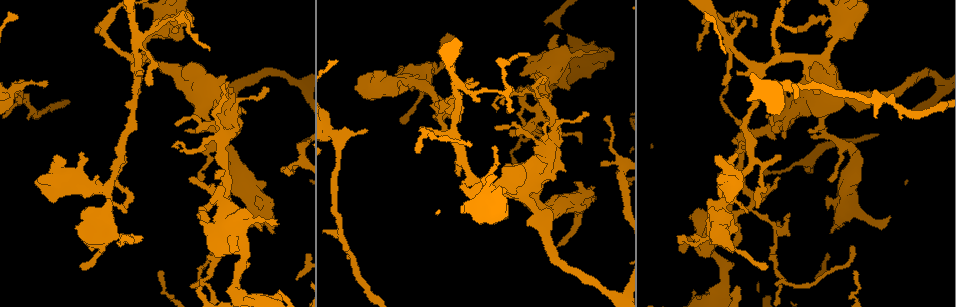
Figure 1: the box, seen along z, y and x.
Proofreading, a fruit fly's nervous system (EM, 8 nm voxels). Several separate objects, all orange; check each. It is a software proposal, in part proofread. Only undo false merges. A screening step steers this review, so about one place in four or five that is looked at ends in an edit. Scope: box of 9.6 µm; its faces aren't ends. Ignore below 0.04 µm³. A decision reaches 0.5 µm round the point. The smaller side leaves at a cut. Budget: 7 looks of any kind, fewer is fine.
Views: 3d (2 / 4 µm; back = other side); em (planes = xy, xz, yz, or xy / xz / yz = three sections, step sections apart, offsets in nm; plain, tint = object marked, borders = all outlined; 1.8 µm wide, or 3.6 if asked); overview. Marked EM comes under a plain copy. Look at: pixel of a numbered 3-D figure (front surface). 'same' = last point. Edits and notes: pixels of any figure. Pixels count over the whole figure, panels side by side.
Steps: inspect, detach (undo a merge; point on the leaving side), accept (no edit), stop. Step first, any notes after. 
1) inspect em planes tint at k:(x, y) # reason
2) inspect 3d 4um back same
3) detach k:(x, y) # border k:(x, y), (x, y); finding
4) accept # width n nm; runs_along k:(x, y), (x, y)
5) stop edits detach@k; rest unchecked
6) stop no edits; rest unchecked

inspect 3d 4um at 1:(226, 182) # arms part here

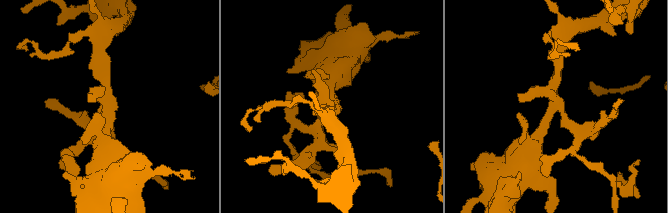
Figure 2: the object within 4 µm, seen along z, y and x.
inspect em yz step 16 tint at 2:(328, 102) # now the EM

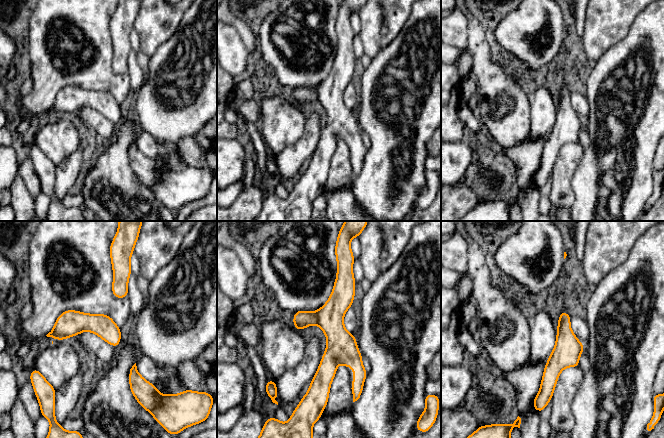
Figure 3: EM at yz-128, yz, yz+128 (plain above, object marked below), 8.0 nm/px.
accept # width 130 nm; runs_along 3:(340, 274), (324, 393); all the same cell

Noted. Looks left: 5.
inspect 3d 2um back at 1:(106, 187) # sharp bend

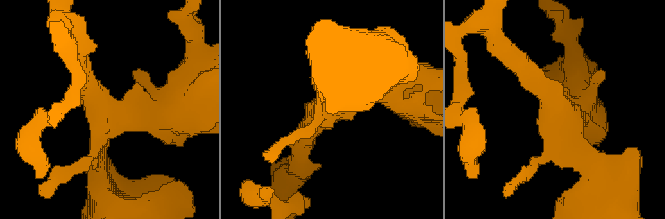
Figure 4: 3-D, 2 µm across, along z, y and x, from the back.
inspect em 3.6um xy step 16 tint at 4:(555, 116) # now the EM

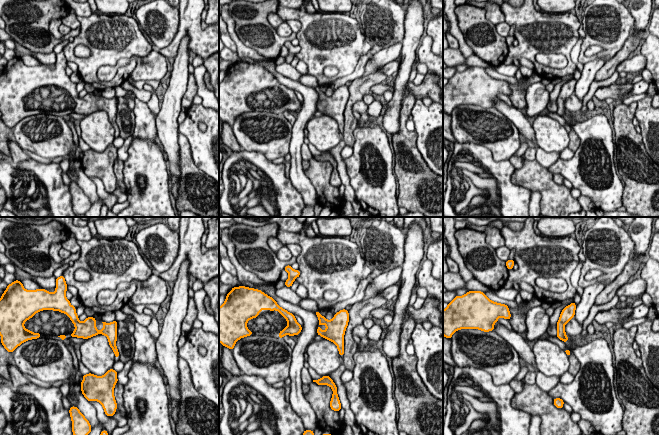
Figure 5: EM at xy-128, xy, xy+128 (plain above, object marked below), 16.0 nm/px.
inspect em 3.6um xz step 8 tint same

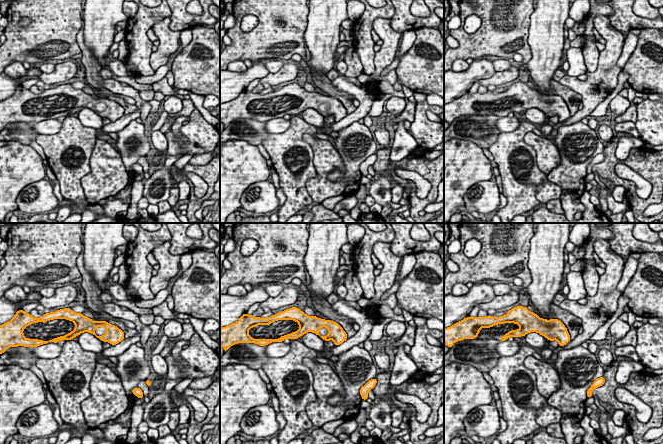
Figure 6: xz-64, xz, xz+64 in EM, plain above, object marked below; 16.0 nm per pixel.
accept # one cell here

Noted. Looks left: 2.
inspect em xz step 16 tint at 1:(812, 102) # four arms meet

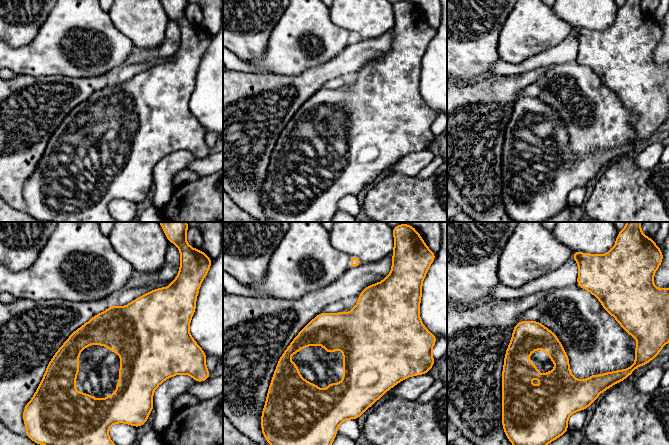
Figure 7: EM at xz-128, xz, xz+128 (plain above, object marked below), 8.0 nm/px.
inspect em planes borders same # cut it another way

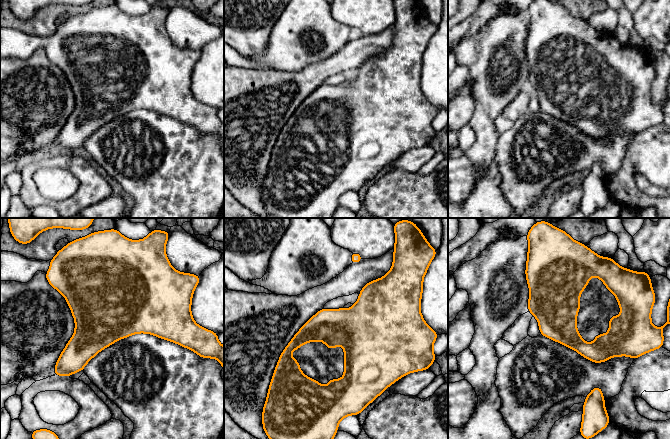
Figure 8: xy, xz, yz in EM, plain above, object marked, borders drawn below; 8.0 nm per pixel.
accept # continuous, no second cell

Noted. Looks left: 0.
stop no edits; rest unchecked

